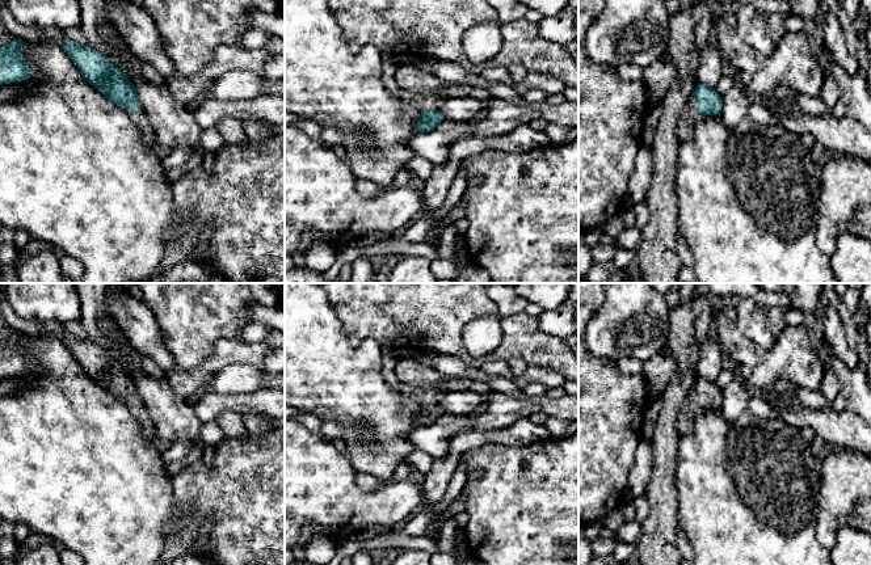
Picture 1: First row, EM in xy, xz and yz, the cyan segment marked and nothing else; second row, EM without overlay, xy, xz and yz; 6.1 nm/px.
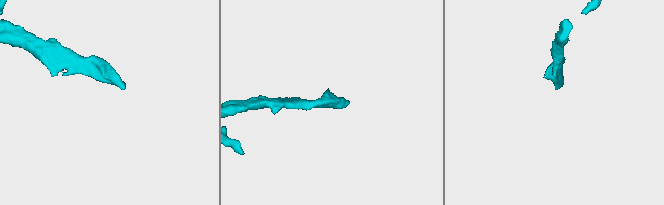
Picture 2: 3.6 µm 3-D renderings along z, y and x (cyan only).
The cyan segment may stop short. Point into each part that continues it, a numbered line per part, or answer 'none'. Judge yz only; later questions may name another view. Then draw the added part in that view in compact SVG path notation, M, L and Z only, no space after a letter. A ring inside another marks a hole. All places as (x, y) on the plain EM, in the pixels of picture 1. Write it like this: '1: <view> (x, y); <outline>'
1: yz (685, 420); M691 391L676 416L676 429L678 435L691 435L695 426L695 416L700 412L697 395Z

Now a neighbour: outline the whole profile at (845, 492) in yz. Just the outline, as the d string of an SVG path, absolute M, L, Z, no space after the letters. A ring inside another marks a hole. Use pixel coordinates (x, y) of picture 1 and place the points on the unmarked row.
M833 448L820 463L820 481L819 543L830 549L842 526L871 535L871 458Z

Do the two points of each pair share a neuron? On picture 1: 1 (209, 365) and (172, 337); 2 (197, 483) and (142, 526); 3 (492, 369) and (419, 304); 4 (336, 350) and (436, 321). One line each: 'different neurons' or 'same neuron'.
1: different neurons
2: different neurons
3: different neurons
4: different neurons

